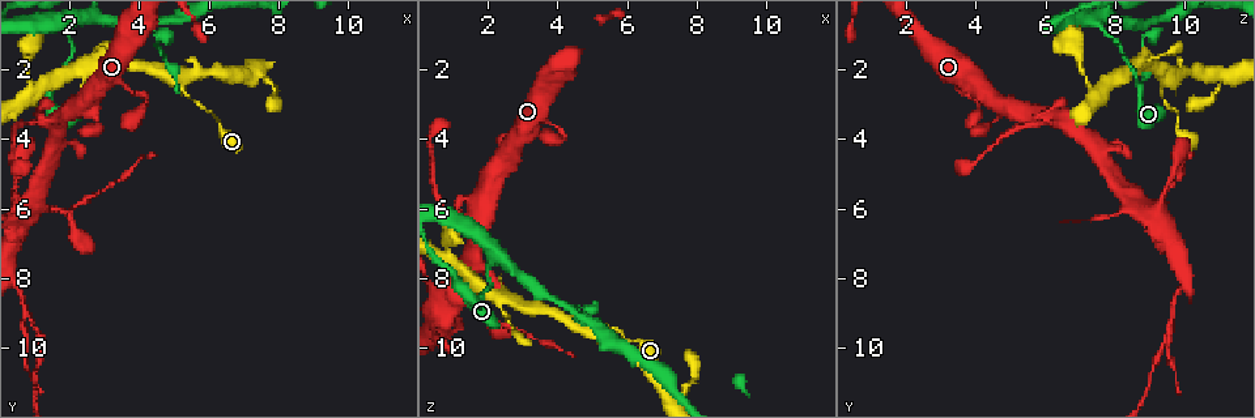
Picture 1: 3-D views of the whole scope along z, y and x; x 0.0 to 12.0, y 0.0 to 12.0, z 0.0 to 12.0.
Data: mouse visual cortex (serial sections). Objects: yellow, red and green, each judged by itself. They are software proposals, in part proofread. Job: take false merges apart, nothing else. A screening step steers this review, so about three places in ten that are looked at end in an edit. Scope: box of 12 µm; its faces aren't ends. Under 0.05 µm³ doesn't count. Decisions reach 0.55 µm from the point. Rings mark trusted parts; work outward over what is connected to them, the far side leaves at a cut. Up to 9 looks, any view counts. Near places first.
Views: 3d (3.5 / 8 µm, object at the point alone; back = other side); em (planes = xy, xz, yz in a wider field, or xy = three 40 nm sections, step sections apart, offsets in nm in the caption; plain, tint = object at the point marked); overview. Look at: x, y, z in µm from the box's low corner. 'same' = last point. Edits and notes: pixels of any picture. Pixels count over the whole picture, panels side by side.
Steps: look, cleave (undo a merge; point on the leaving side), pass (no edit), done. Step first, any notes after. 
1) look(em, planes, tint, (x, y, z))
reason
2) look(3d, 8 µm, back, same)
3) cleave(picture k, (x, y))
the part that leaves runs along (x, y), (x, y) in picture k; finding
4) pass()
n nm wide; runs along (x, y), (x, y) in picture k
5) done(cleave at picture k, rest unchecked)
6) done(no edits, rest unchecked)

look(3d, 8 µm, (5.0, 2.3, 9.4))
arms part here

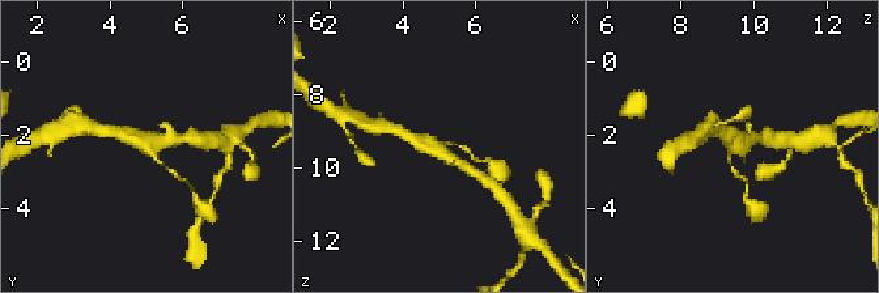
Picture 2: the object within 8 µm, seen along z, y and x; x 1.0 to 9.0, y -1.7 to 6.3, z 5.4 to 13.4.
look(3d, 3.5 µm, (5.0, 2.3, 9.4))
zoom in

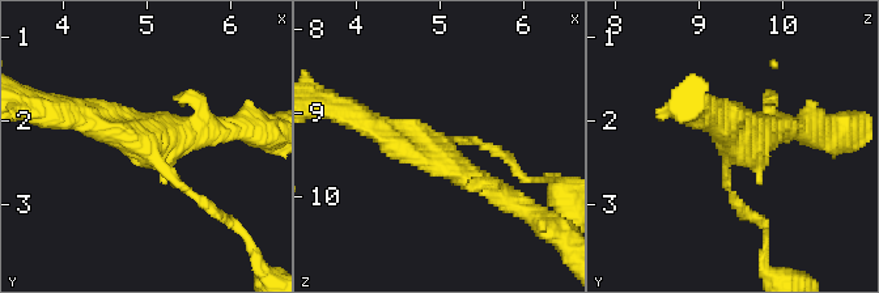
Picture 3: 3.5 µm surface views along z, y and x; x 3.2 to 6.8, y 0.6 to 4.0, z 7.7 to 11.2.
look(em, xy, step 1, tint, (5.00, 2.30, 9.45))
3 arms; arms of 100, 300, 350 nm; need the tissue

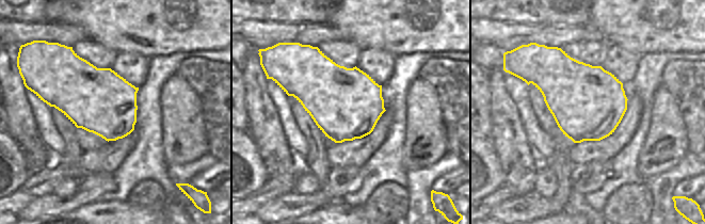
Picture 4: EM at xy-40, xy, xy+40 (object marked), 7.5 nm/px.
pass()
550 nm wide; runs along (208, 208), (139, 140), (75, 117) in picture 3; continuous, no second cell

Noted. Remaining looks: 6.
look(3d, 3.5 µm, (7.9, 2.6, 11.0))
a narrow waist

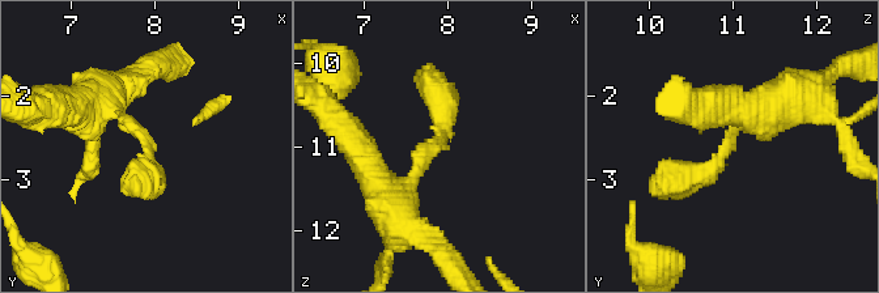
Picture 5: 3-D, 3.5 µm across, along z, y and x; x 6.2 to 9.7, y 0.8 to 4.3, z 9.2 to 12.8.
look(em, planes, plain, (7.90, 2.60, 10.95))
shape alone is not enough

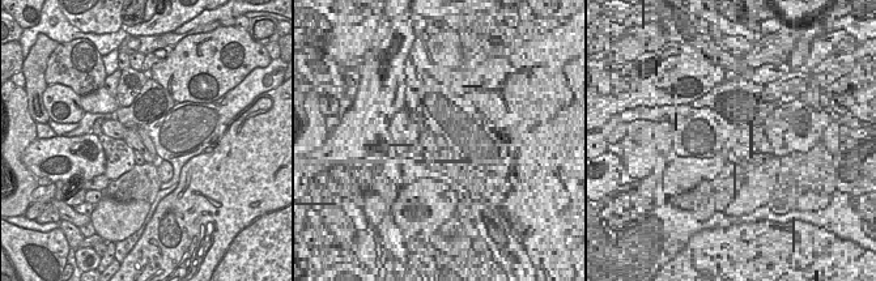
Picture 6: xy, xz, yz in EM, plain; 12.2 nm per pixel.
look(em, planes, tint, same)

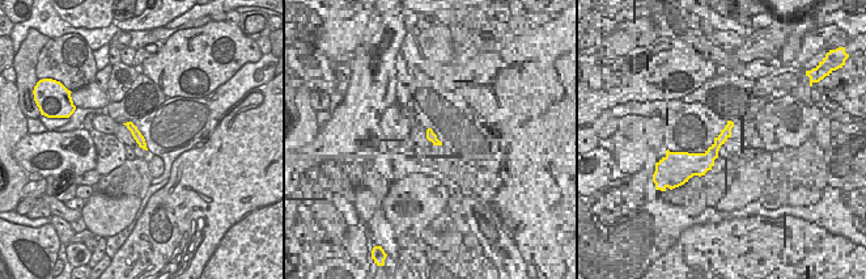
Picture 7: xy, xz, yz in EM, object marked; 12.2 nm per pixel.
pass()
arms of 250, 350 nm; runs along (775, 111), (741, 123), (710, 172), (659, 187) in picture 5; continuous, no second cell

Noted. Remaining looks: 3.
look(3d, 3.5 µm, (1.5, 3.5, 6.4))
sharp bend

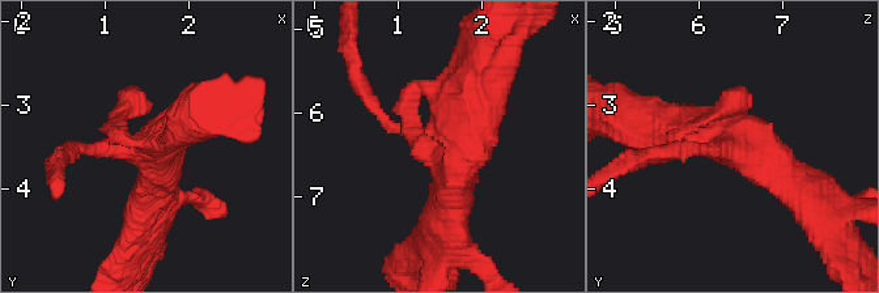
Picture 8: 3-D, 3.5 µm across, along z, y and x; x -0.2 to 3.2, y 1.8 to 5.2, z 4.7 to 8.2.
look(em, xy, step 3, tint, (1.45, 3.55, 6.35))
3 arms; arms of 150, 450, 500 nm

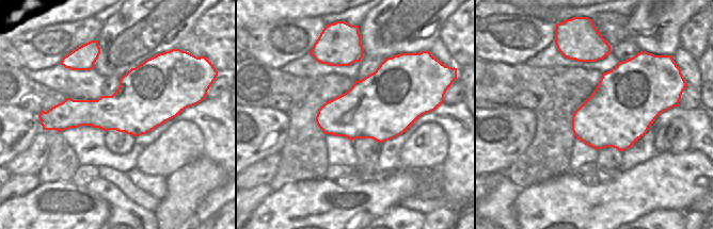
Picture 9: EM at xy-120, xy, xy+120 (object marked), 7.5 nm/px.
pass()
runs along (657, 124), (723, 128), (801, 189) in picture 8; all the same cell

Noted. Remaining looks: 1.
done(no edits, rest unchecked)

